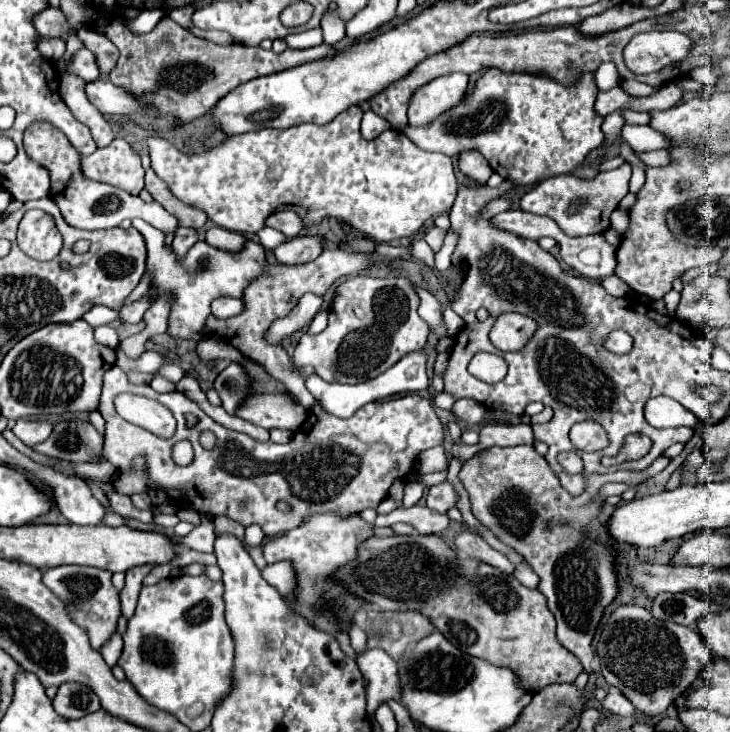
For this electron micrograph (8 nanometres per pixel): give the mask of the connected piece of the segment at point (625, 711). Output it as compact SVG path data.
M619 691L608 693L601 702L604 709L613 712L618 716L630 716L636 714L636 709L632 703Z

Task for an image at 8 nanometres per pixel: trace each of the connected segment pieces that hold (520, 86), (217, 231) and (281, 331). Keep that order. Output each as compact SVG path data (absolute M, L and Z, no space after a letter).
M487 69L473 89L461 97L461 101L435 117L431 123L421 127L399 127L403 135L407 135L415 145L425 151L437 151L447 157L461 155L463 151L479 151L491 165L495 173L499 173L505 181L513 185L513 189L533 187L553 175L575 175L577 179L593 179L599 173L601 159L585 163L593 149L601 149L605 145L605 133L601 131L603 117L593 111L597 85L593 73L583 73L579 81L573 85L561 85L559 81L551 81L547 75L533 73L503 73L499 69Z
M211 227L207 231L207 239L205 239L209 245L213 247L219 247L219 249L225 249L225 251L239 251L243 247L243 241L245 237L241 233L233 233L233 231L227 231L223 227Z
M307 293L293 307L293 311L287 317L283 317L271 325L271 329L267 331L267 339L271 339L273 343L283 343L283 339L295 335L305 325L309 325L311 319L315 317L315 313L321 309L321 305L323 305L323 297L319 297L315 293Z

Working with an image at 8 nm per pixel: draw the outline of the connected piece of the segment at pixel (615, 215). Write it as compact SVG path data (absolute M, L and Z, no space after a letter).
M613 211L611 213L611 229L615 229L619 237L623 237L627 227L629 227L629 217L625 213L621 213L621 211Z

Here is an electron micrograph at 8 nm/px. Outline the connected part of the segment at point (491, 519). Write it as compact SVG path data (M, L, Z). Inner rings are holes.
M533 445L495 447L481 451L473 459L465 461L463 469L459 471L459 479L471 499L471 513L489 531L493 531L499 541L523 555L539 575L539 591L547 597L549 611L557 621L557 639L581 661L585 673L591 671L591 641L595 627L603 615L603 609L617 595L613 553L597 541L585 539L581 535L581 529L599 513L599 505L591 503L591 499L597 495L603 483L636 485L657 475L667 465L669 457L661 455L649 469L641 473L589 473L585 477L585 491L579 497L573 497L567 493L567 489L563 489L545 457L541 457Z

